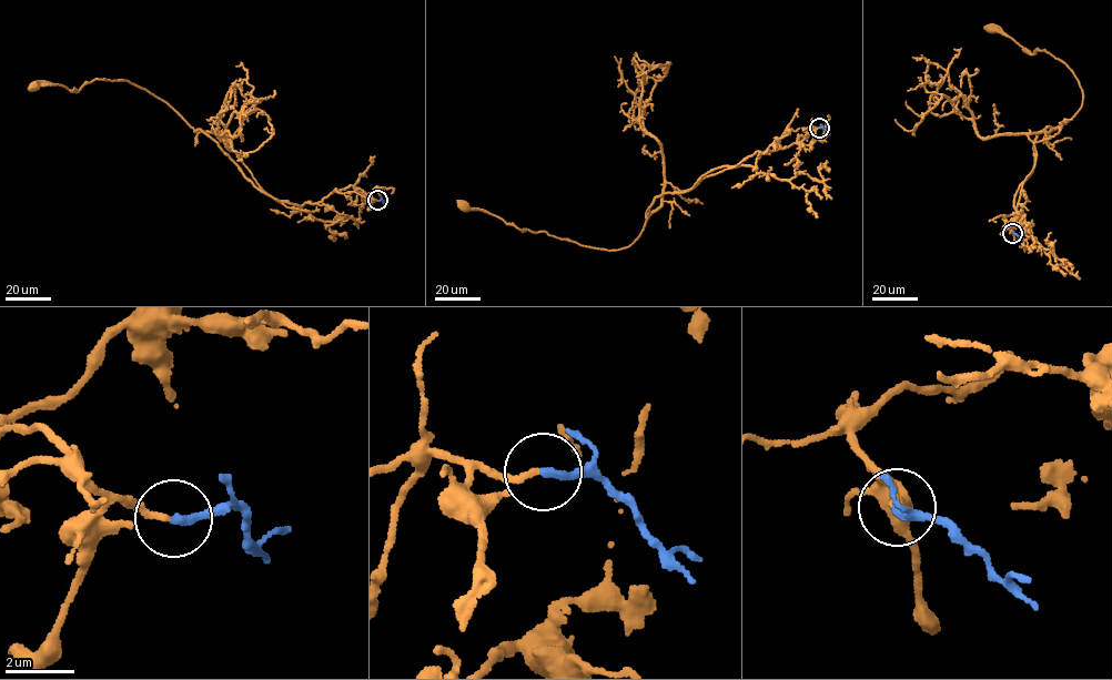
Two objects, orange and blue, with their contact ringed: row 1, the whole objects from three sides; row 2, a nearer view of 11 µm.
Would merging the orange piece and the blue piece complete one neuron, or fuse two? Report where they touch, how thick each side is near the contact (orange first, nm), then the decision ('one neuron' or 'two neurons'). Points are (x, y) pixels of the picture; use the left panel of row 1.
place (377, 200); calibres 180 and 240 nm; one neuron

